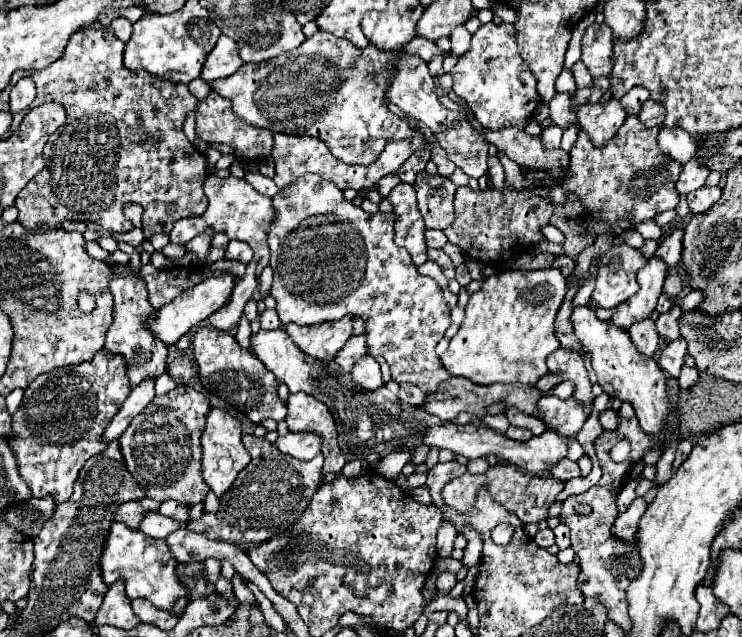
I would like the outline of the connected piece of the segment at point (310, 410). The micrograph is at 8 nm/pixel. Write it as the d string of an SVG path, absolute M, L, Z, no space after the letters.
M290 393L286 407L288 407L286 423L290 431L314 431L322 435L322 455L324 459L331 459L325 462L322 469L323 477L326 473L340 472L346 458L340 453L336 441L338 437L336 425L328 407L308 393Z

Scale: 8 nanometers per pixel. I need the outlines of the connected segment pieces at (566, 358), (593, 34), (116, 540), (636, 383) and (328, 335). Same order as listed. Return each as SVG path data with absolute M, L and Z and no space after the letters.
M558 349L556 353L550 355L548 369L550 369L550 373L558 375L562 381L574 383L572 395L574 395L574 399L580 399L584 411L589 415L592 411L594 397L592 385L588 381L588 371L582 363L582 353Z
M590 25L582 37L582 63L596 77L608 77L612 69L612 31L606 25Z
M112 523L104 541L102 555L100 555L100 571L106 585L112 585L116 579L122 579L126 587L126 595L130 599L144 597L152 601L156 607L170 611L178 597L186 597L186 591L176 577L178 561L174 559L174 567L168 567L172 565L172 559L174 557L168 551L164 541L152 539L138 529L130 529L124 523Z
M592 305L574 307L570 323L574 327L574 335L582 343L582 349L592 355L592 369L598 375L600 387L616 399L630 401L644 431L652 435L666 431L670 403L666 397L666 375L660 365L652 357L640 355L640 351L636 351L636 345L632 343L628 331L620 331L620 327L616 327L612 321L598 319Z
M352 315L316 325L286 323L282 327L288 333L288 337L296 343L296 347L300 347L300 351L320 361L332 361L334 355L344 347L344 343L352 335Z

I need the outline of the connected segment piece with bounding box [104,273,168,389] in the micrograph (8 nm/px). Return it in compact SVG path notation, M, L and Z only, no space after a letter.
M113 273L112 295L114 295L114 323L110 325L106 333L106 351L118 353L126 361L126 371L130 379L130 389L138 387L144 379L158 379L166 371L166 361L168 361L168 347L156 339L148 329L144 329L144 319L152 315L152 307L148 303L148 293L146 293L146 283L136 277L118 277Z

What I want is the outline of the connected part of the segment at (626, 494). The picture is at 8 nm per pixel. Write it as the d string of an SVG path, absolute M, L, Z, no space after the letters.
M638 475L636 479L632 479L632 481L620 491L620 495L618 495L618 511L620 511L620 513L626 511L624 507L628 507L628 505L632 503L632 499L636 497L636 485L638 485L640 479L642 479L642 475Z

